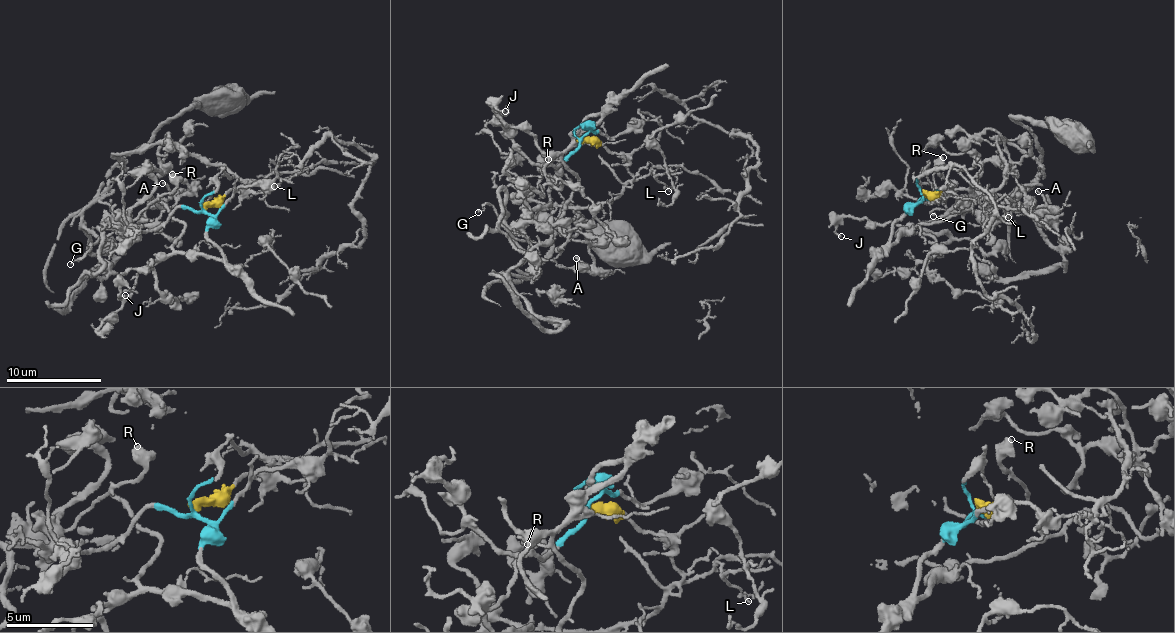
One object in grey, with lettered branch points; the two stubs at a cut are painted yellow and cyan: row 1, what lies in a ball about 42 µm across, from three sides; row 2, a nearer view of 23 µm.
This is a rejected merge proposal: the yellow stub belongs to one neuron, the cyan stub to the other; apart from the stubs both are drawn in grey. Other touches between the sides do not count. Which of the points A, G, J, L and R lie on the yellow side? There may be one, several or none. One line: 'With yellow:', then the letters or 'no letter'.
With yellow: G, L, R

